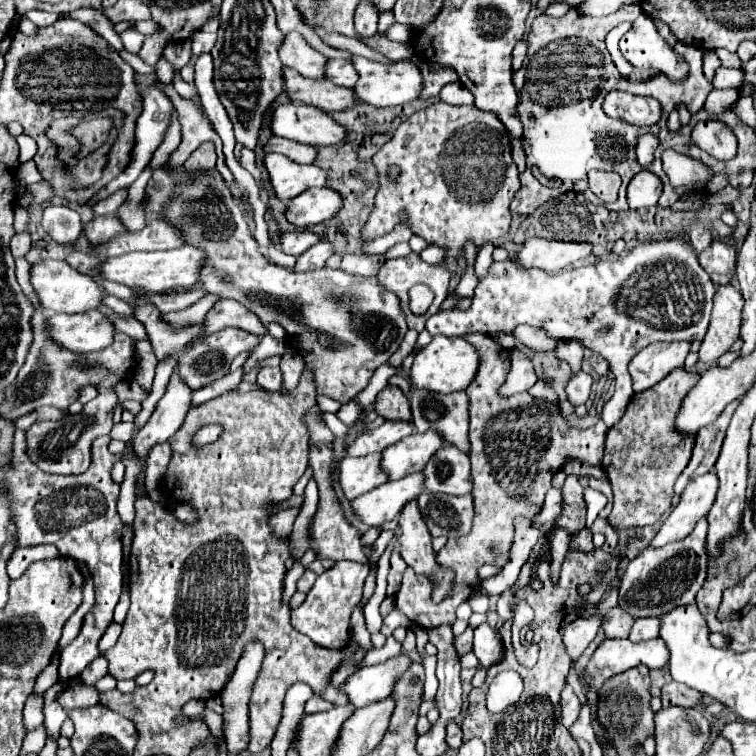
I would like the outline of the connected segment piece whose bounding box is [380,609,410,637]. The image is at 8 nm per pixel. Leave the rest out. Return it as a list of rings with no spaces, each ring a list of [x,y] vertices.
[[[394,609],[394,611],[384,619],[384,625],[382,625],[380,631],[382,631],[386,637],[390,637],[396,627],[408,627],[408,625],[410,625],[408,617],[406,617],[400,609]]]

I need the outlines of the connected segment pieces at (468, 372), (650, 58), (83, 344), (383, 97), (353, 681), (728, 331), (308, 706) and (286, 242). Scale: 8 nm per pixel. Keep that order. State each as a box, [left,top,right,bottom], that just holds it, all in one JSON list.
[[410,335,480,393],[620,13,688,79],[48,311,114,353],[352,55,424,107],[340,653,412,707],[700,285,744,363],[304,695,333,714],[280,229,322,255]]

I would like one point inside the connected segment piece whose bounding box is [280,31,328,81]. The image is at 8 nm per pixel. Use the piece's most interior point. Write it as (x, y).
(296, 53)

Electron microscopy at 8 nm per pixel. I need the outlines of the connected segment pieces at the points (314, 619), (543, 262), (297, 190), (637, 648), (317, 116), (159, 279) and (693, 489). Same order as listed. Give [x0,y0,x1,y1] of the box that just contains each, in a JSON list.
[[290,561,370,649],[518,239,592,273],[264,153,326,201],[586,639,670,689],[272,103,344,147],[102,245,206,293],[652,471,718,547]]

